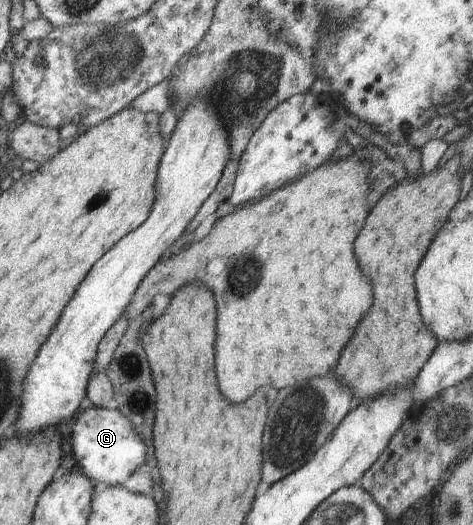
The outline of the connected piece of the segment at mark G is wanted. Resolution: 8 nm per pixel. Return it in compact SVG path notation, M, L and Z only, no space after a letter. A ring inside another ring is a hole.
M93 406L80 413L72 426L71 444L77 469L100 486L120 486L146 463L146 447L133 423L116 409Z

